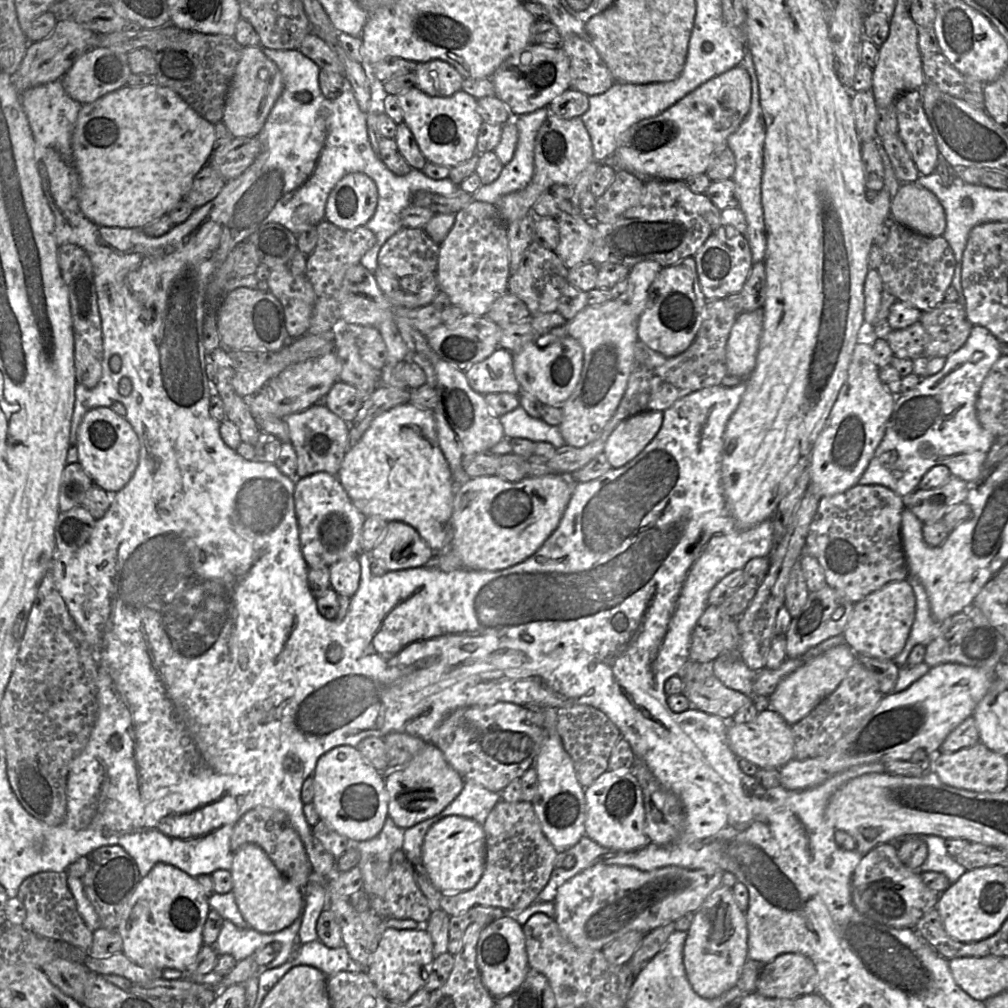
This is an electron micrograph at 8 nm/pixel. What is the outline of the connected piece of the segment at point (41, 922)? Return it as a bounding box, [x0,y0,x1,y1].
[16,871,93,950]

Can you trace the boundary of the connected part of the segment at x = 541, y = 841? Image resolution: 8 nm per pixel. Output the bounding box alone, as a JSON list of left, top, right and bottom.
[440,798,558,916]

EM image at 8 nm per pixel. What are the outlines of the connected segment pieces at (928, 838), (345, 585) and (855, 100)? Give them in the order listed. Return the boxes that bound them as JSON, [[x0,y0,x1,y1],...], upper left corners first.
[[910,835,967,884],[329,557,361,597],[851,89,878,143]]

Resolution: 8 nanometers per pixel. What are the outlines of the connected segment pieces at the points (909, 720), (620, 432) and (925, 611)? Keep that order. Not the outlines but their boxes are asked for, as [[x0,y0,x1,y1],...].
[[780,663,993,791],[603,411,663,468],[893,575,942,667]]

